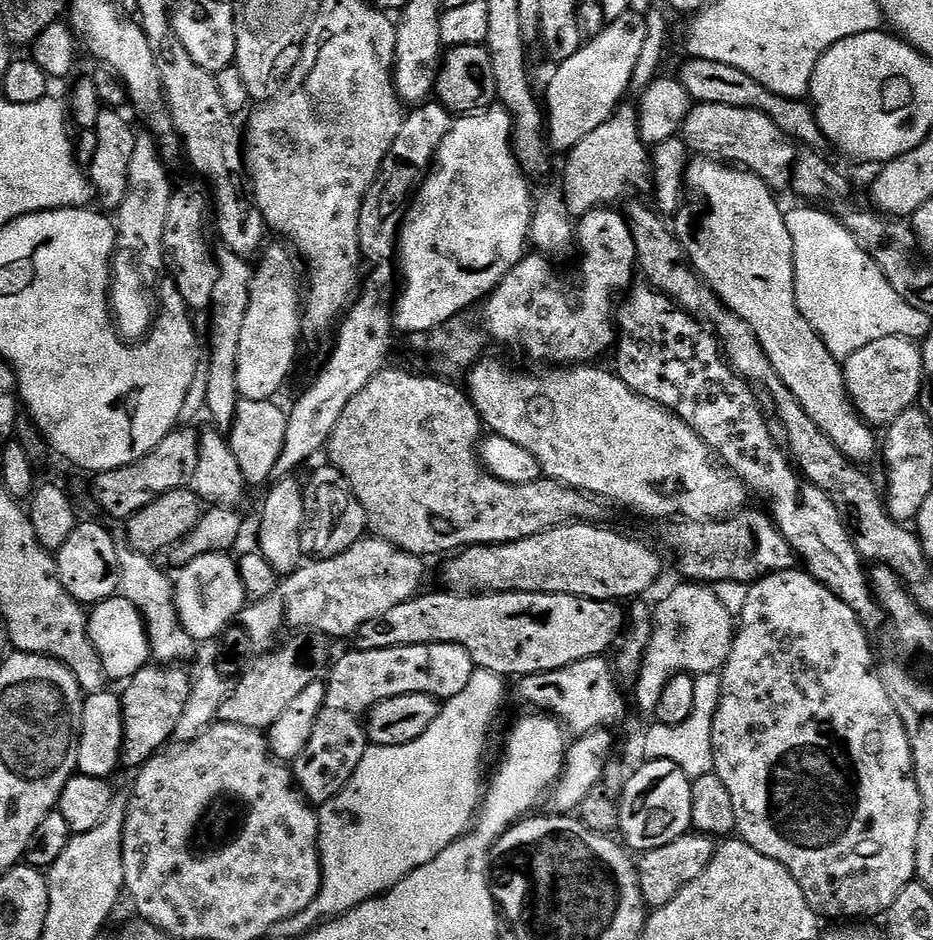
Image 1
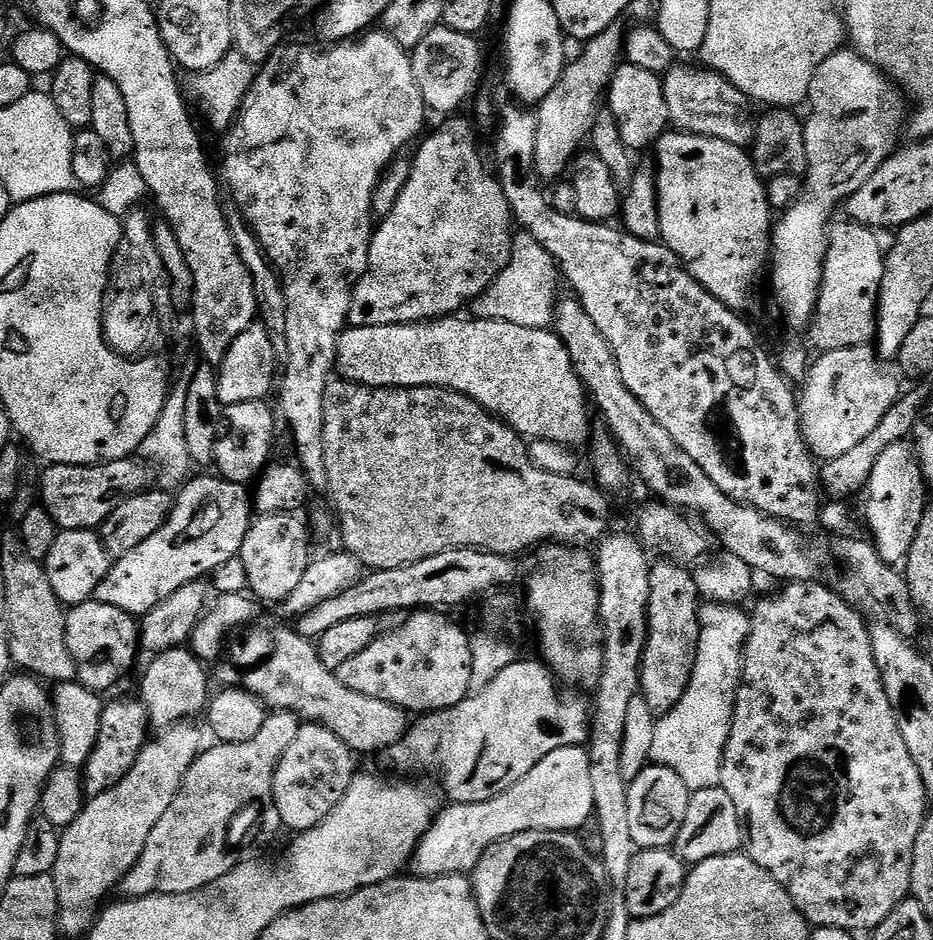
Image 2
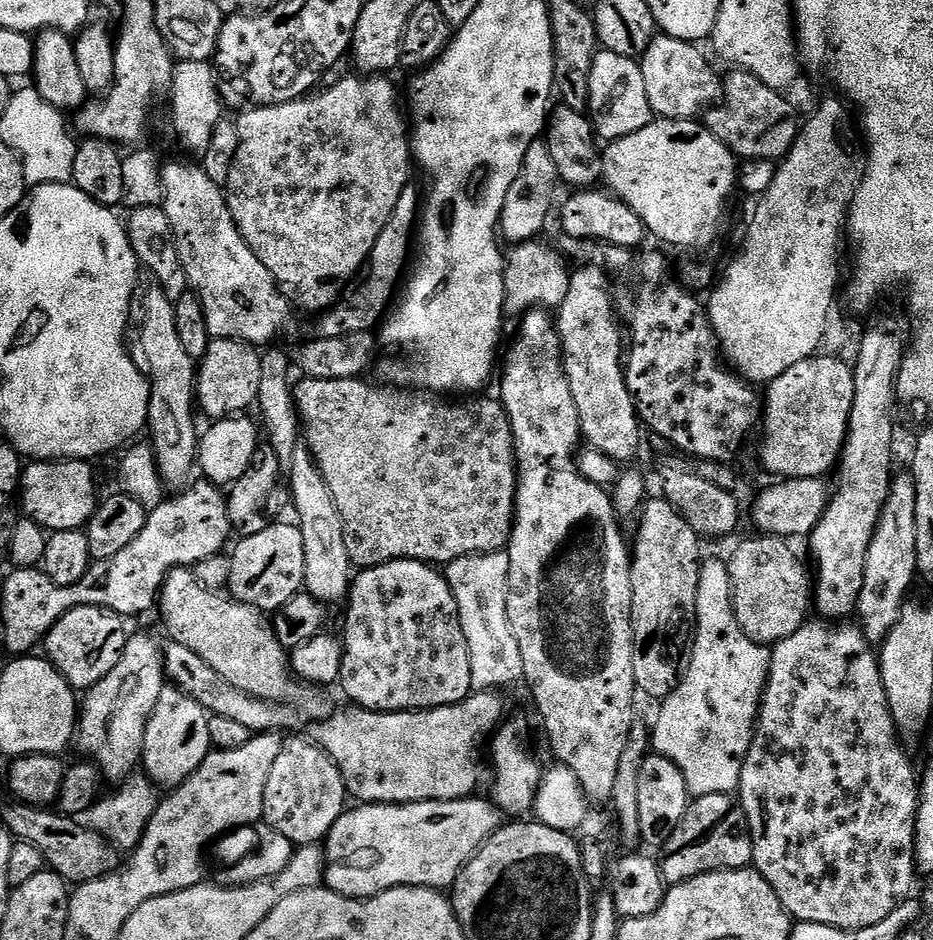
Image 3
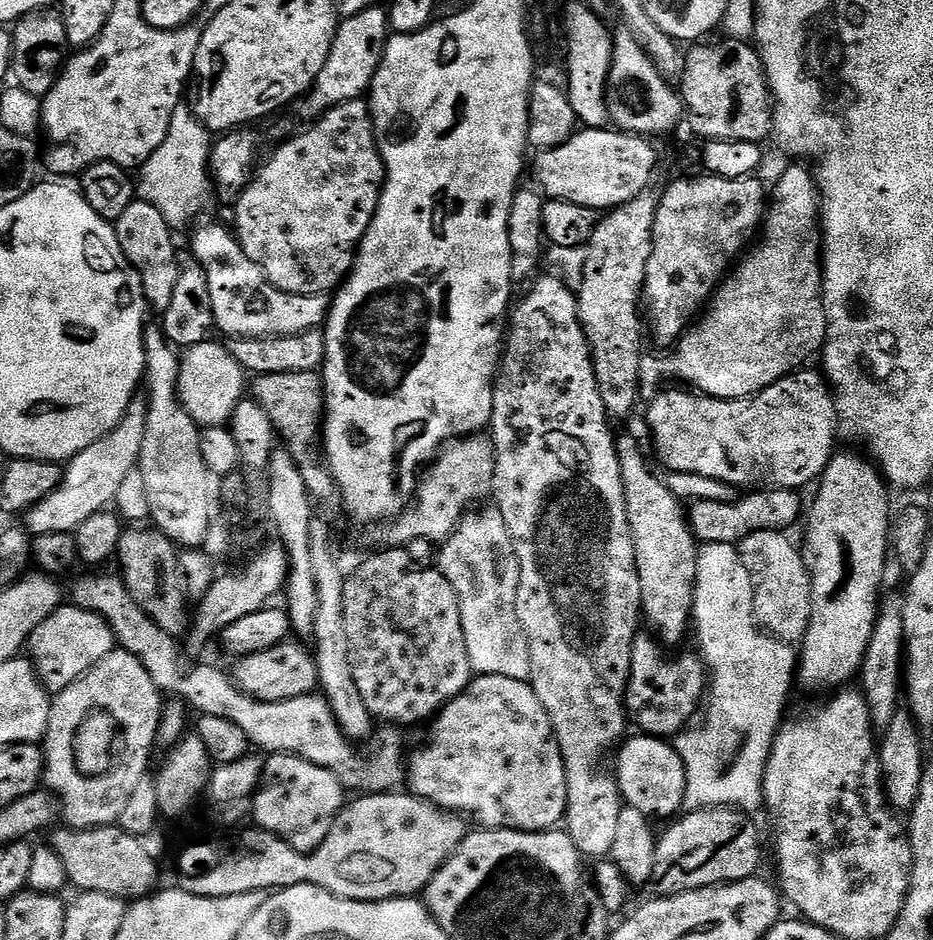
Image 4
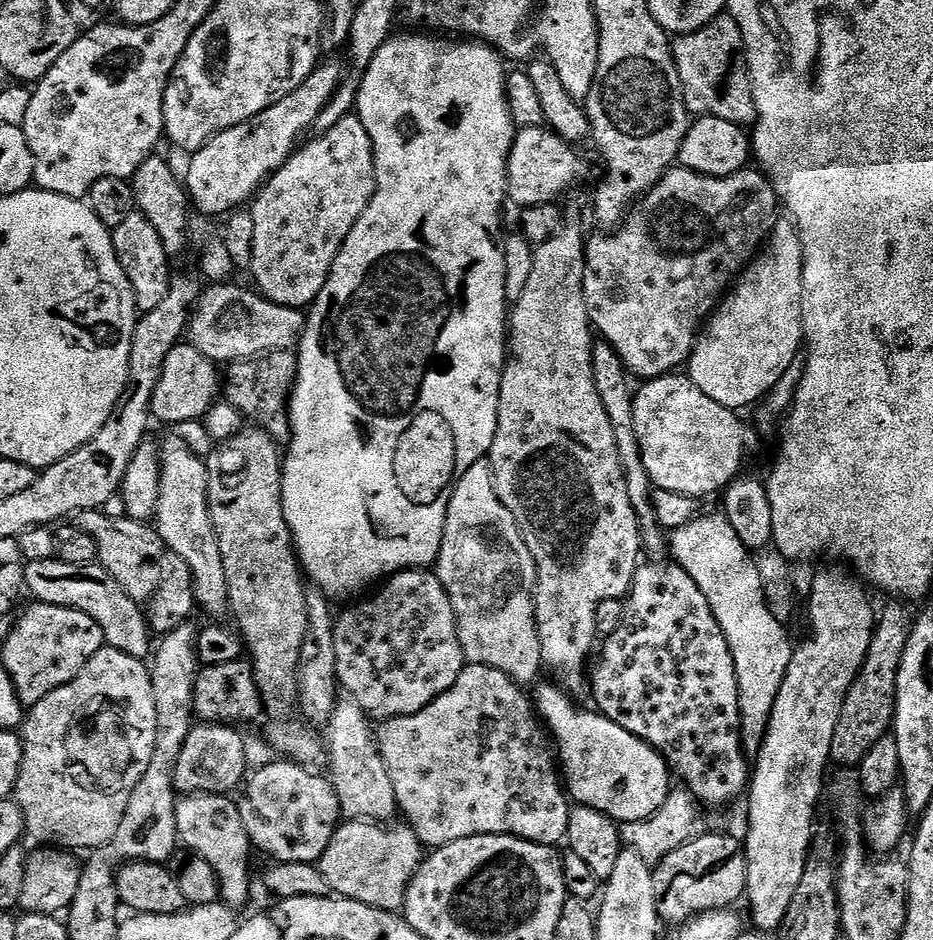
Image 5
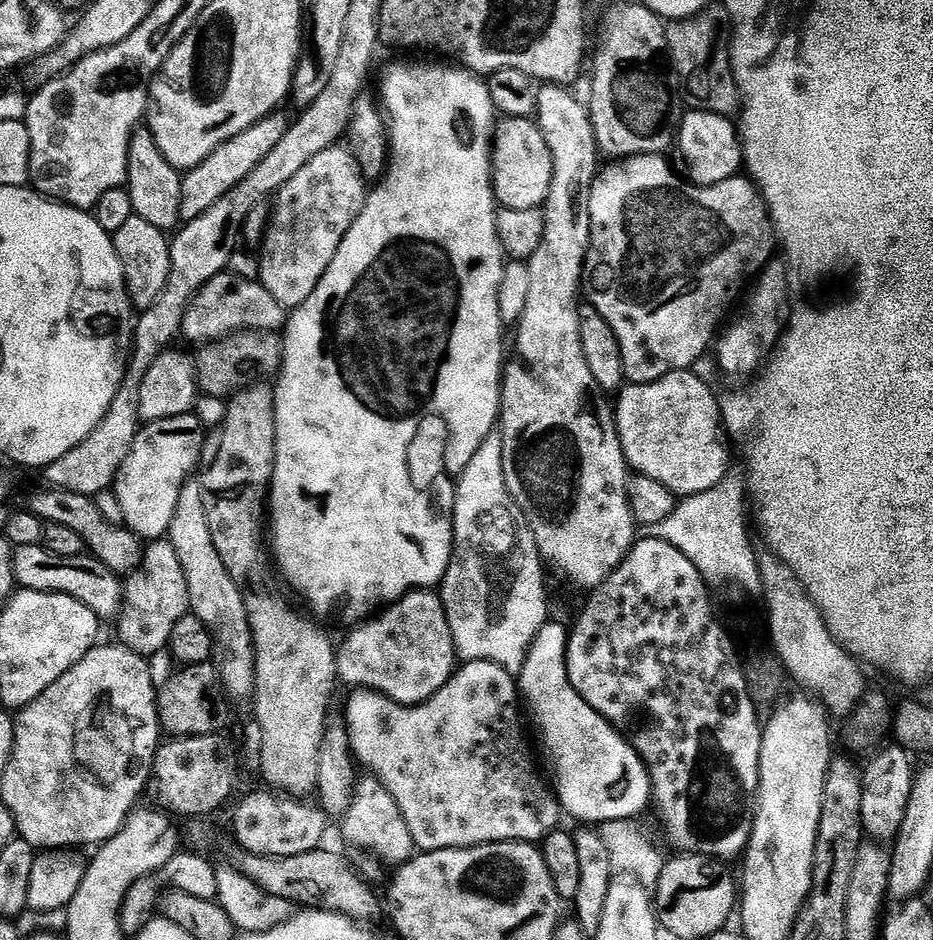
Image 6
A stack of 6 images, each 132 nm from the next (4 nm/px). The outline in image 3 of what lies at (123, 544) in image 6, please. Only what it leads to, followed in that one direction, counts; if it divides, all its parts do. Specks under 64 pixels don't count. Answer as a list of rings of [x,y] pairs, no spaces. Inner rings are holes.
[[[175,568],[164,579],[158,601],[159,612],[168,631],[167,639],[198,654],[210,670],[222,674],[222,678],[237,690],[275,704],[301,704],[308,708],[319,702],[320,696],[316,693],[319,691],[293,676],[289,649],[278,642],[273,621],[260,609],[234,600],[231,595],[211,592],[198,582],[192,568]]]

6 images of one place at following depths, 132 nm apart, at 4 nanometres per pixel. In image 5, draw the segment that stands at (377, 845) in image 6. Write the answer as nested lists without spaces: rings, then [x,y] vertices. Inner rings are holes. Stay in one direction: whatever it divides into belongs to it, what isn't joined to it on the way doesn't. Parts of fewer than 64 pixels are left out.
[[[351,698],[337,699],[332,721],[327,724],[326,732],[326,754],[330,764],[332,760],[330,779],[338,794],[341,817],[345,821],[391,821],[391,816],[395,817],[398,812],[394,782],[390,782],[390,770],[386,770],[386,762],[376,740],[376,728],[368,713]]]

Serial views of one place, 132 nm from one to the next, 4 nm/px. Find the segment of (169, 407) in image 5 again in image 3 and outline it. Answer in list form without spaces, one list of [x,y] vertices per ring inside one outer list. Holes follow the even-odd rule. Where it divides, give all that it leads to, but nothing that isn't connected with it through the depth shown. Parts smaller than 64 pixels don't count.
[[[213,339],[204,359],[199,361],[196,374],[195,399],[199,411],[204,411],[212,422],[247,413],[247,408],[257,403],[262,377],[260,360],[261,353],[251,344],[243,344],[241,340]]]

